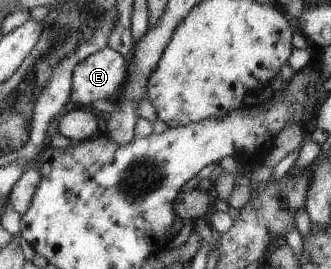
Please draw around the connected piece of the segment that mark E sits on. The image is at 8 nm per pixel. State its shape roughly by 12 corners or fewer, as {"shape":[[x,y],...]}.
{"shape":[[110,46],[74,67],[71,100],[114,99],[127,60]]}

